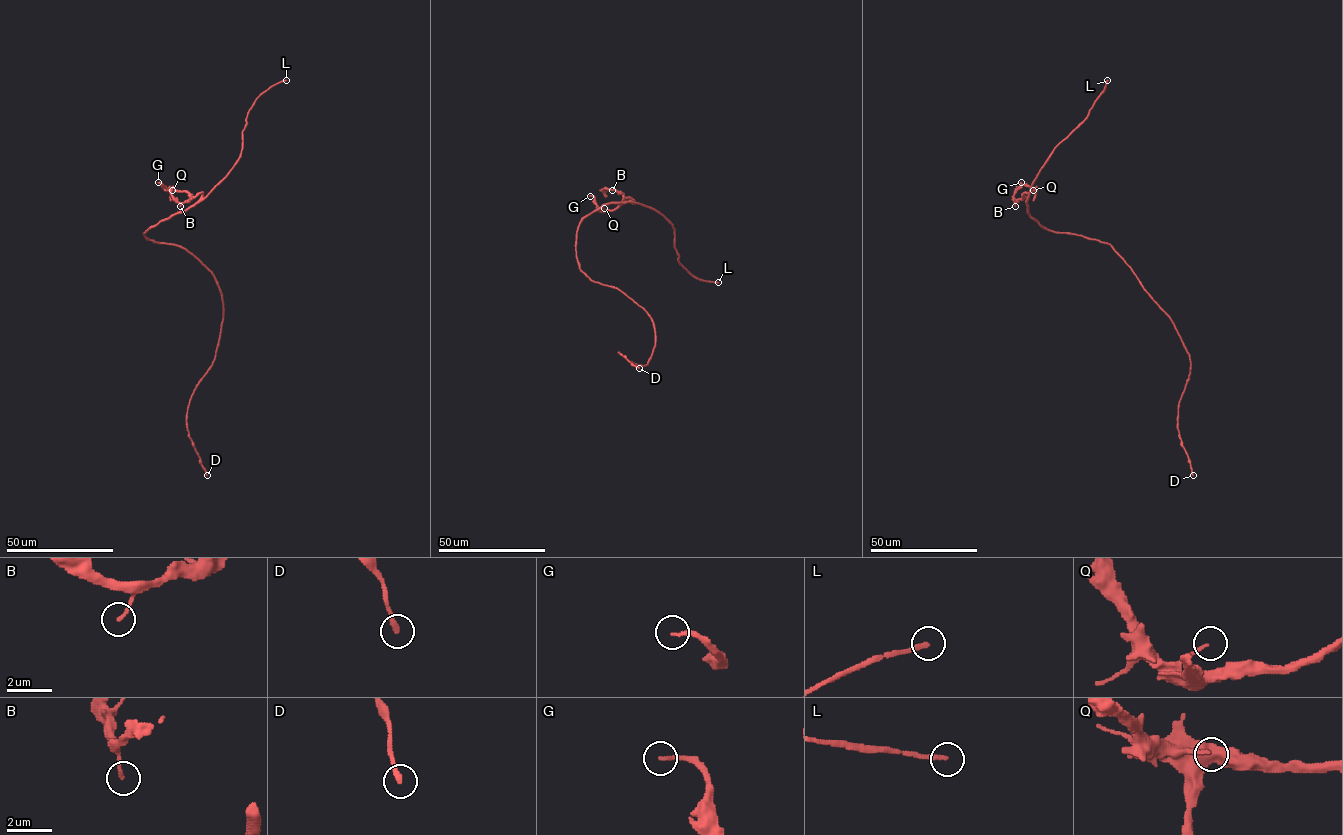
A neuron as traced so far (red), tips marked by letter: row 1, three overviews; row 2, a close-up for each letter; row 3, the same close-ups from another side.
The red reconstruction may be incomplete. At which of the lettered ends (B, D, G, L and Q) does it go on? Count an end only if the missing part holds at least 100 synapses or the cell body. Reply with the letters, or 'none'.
L

